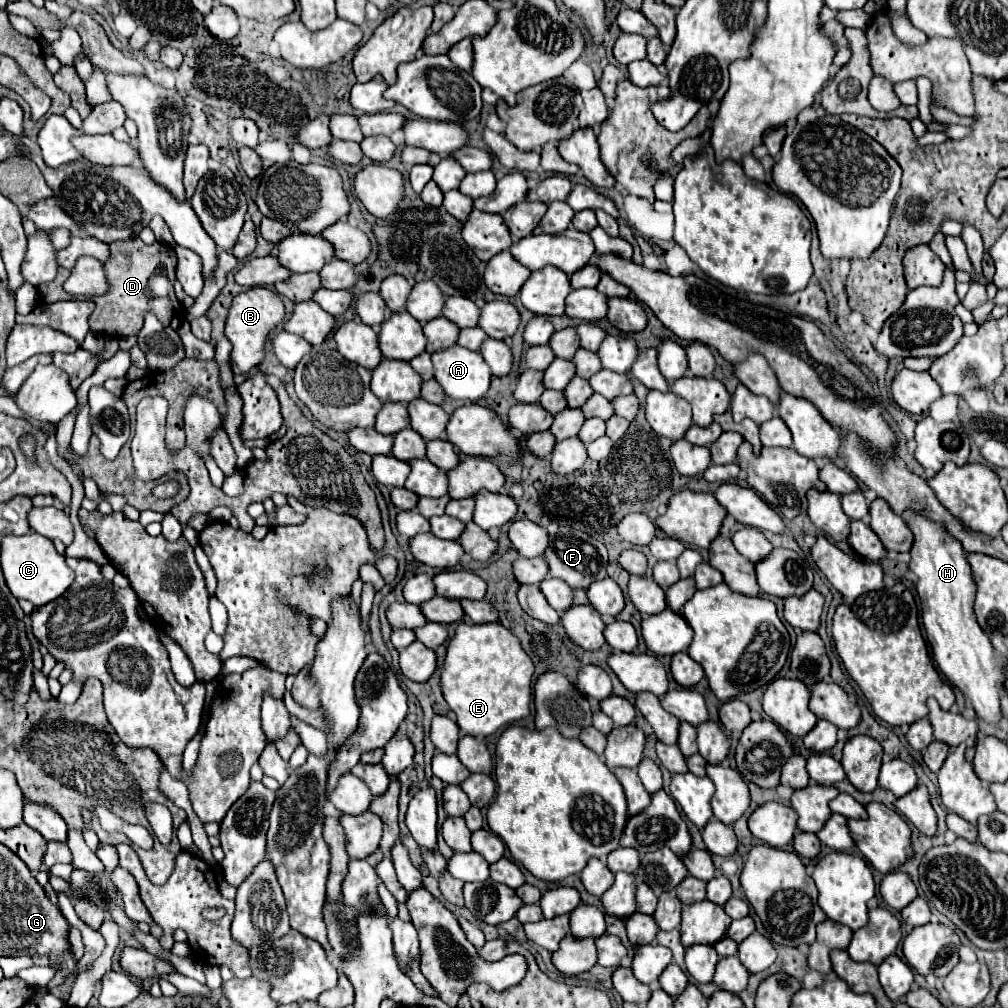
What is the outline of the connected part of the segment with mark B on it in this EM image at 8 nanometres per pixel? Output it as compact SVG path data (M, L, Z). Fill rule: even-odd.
M250 288L250 290L234 296L234 300L228 308L226 328L224 328L226 338L232 342L230 364L232 364L234 374L246 374L248 370L256 368L262 362L266 336L282 318L284 318L284 304L282 304L280 296L268 288Z

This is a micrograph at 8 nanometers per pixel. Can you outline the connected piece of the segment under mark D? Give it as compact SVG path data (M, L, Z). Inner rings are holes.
M138 236L128 238L124 242L112 242L110 258L104 264L104 272L108 278L108 292L92 300L96 308L88 320L90 330L112 338L136 336L142 328L146 312L154 312L164 326L172 326L174 330L178 330L184 308L174 296L174 286L172 286L174 268L176 268L174 250L160 242L148 246ZM162 278L164 278L164 284L156 284L156 280L162 280Z

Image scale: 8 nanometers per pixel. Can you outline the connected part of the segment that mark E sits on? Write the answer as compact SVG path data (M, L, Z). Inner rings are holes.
M460 622L446 646L440 688L450 710L456 714L458 728L474 738L486 738L500 726L530 714L532 674L534 664L530 656L522 652L516 636L500 622L488 622L484 626Z

